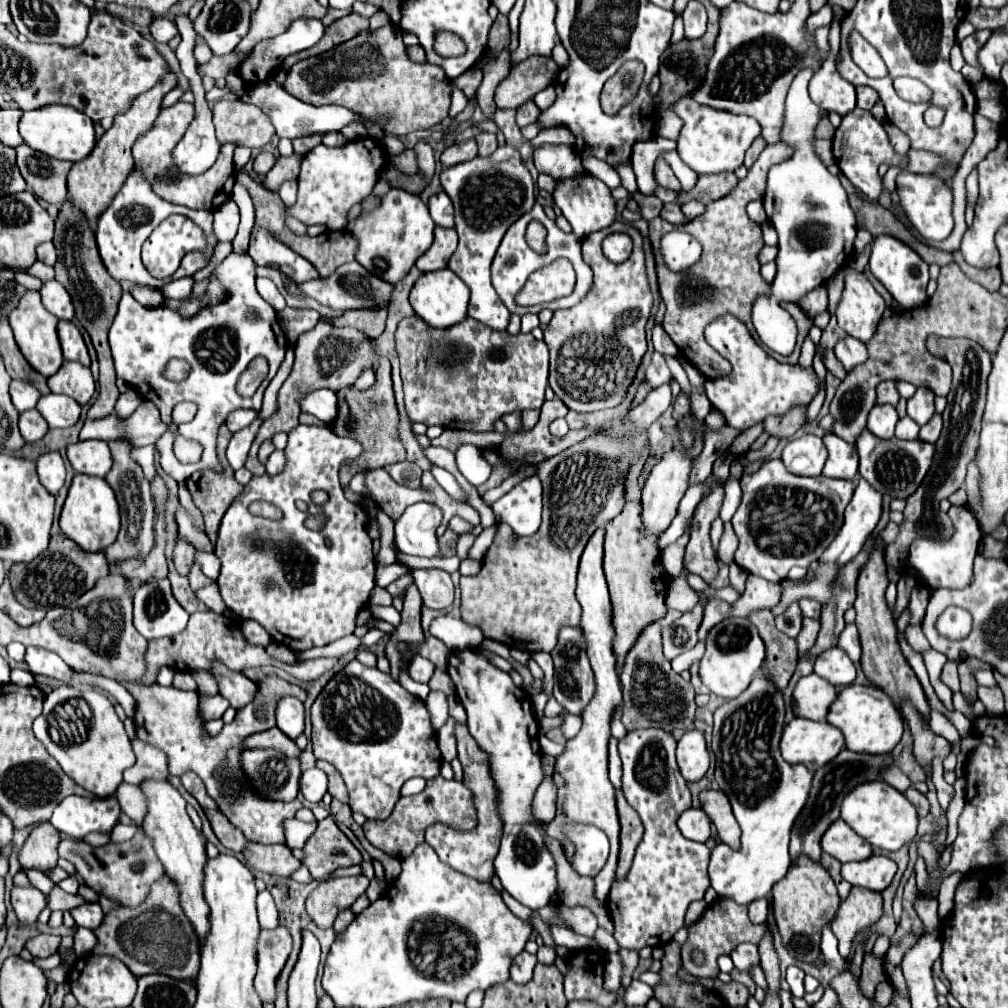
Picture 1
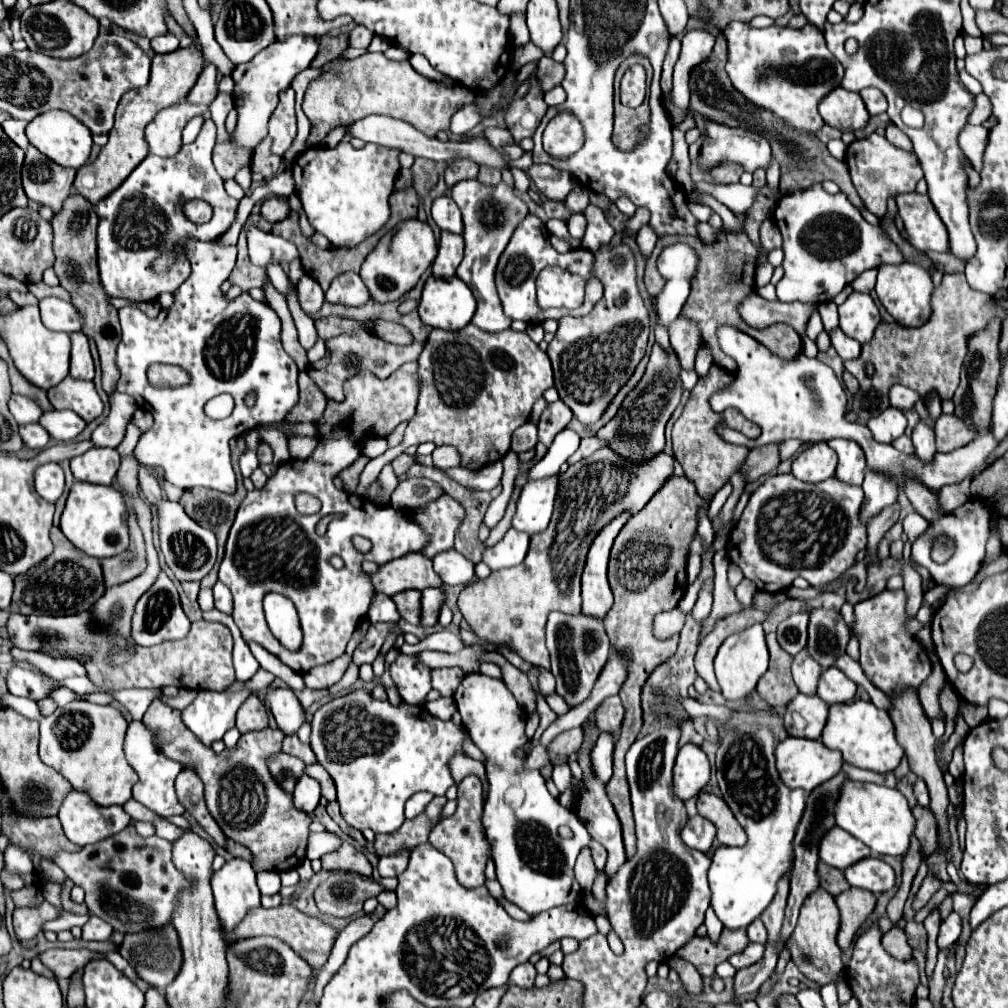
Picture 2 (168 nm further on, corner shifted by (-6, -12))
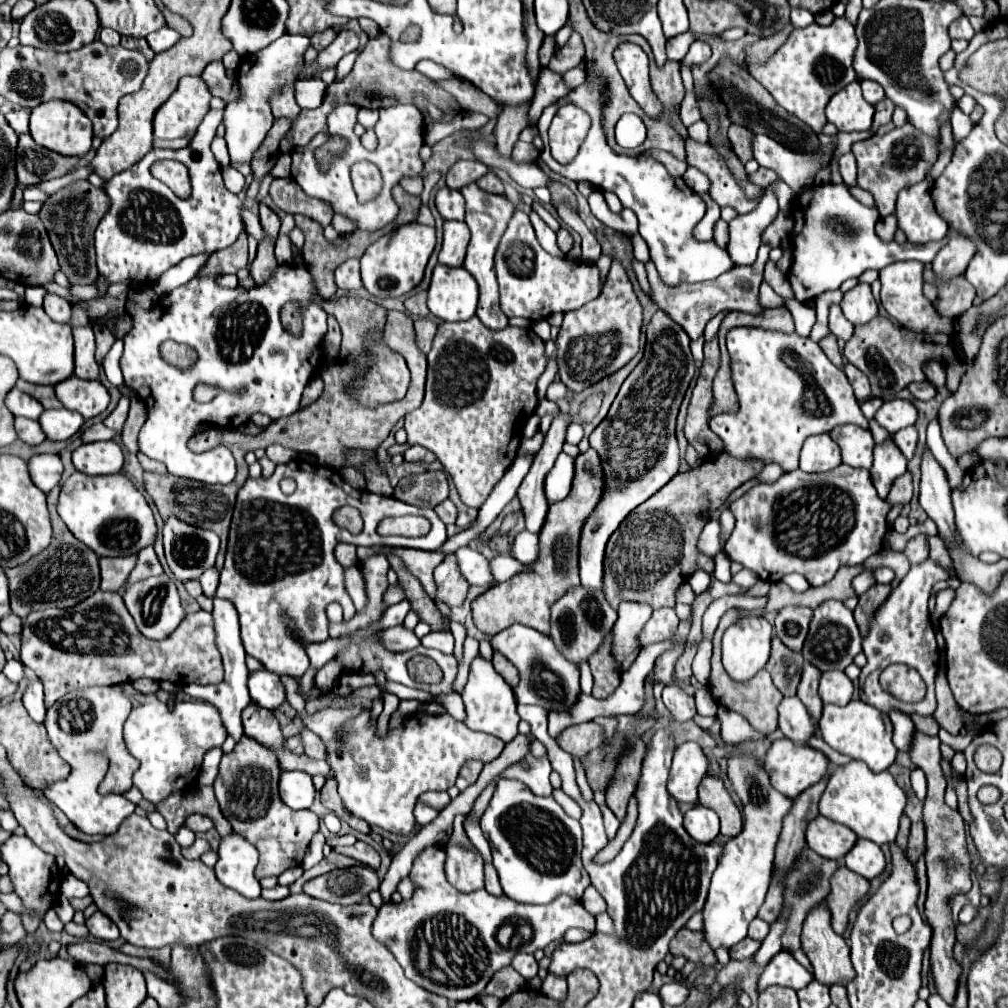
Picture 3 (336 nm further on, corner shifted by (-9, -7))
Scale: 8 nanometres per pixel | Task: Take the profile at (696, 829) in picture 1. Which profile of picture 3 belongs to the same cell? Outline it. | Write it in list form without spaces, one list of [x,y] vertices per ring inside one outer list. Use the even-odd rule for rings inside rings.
[[[696,805],[684,815],[684,829],[698,843],[712,843],[720,833],[718,815],[712,809]]]

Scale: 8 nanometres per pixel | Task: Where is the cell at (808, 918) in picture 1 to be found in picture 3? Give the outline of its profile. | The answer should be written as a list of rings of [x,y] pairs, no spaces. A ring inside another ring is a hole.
[[[820,901],[820,905],[812,907],[812,911],[808,913],[806,921],[804,921],[804,929],[802,929],[802,951],[808,955],[812,967],[814,967],[814,979],[824,983],[824,985],[846,985],[854,971],[852,971],[852,963],[850,963],[850,951],[848,945],[844,941],[844,937],[836,935],[832,931],[830,925],[830,911],[828,911],[828,903]]]

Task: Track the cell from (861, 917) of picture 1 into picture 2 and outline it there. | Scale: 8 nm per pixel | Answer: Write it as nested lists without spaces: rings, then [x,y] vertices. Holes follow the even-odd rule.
[[[851,886],[849,890],[835,896],[835,902],[839,908],[839,916],[841,916],[837,944],[841,946],[841,950],[847,950],[853,944],[855,934],[861,928],[861,924],[865,922],[865,918],[873,912],[875,894],[867,892],[863,888]]]

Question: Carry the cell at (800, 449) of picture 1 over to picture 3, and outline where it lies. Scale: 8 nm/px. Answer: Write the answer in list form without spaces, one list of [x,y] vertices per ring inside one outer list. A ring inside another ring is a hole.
[[[812,435],[806,439],[800,453],[800,469],[806,473],[826,473],[838,467],[840,447],[832,441],[830,435]]]

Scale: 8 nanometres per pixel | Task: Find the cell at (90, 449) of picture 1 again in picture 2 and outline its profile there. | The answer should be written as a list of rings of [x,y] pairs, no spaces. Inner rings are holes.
[[[91,448],[71,460],[71,472],[77,480],[109,486],[119,470],[119,452],[113,448]]]

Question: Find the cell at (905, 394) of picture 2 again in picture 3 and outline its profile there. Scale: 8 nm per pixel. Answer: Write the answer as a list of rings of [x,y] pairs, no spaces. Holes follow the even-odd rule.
[[[924,381],[924,383],[910,383],[910,385],[908,385],[908,391],[910,391],[916,399],[920,399],[920,401],[928,401],[928,399],[932,399],[932,397],[936,395],[936,389],[934,389],[928,381]]]

